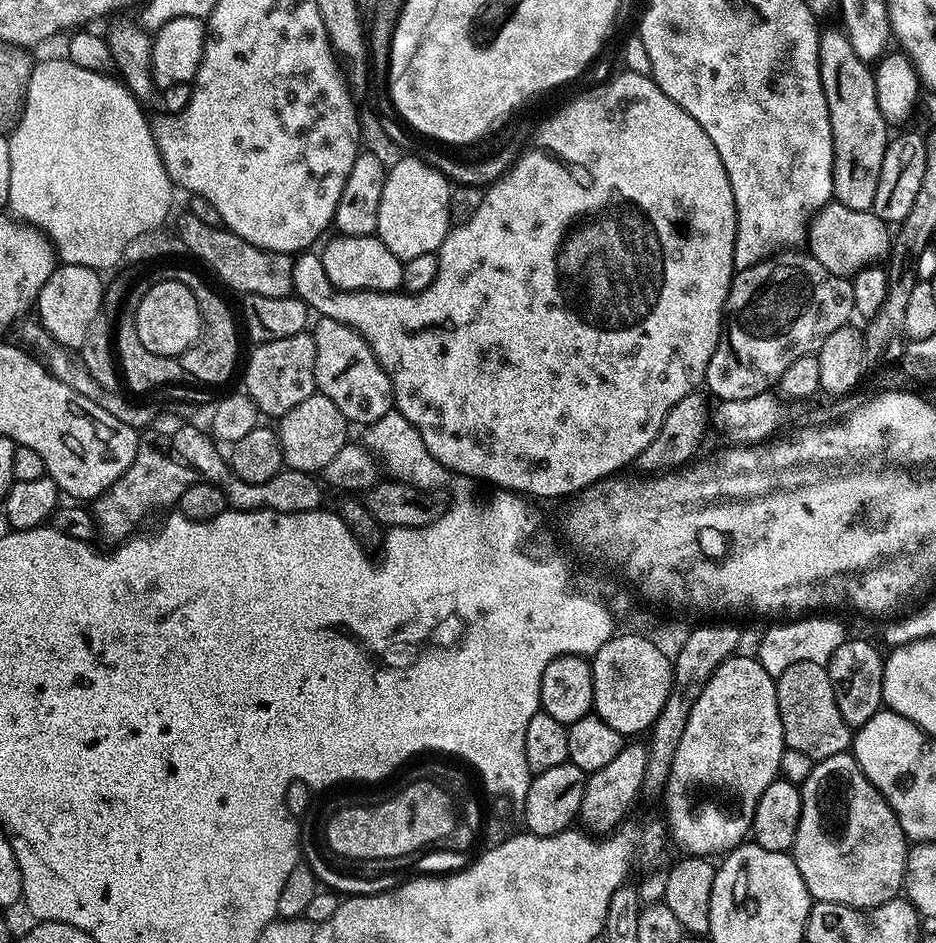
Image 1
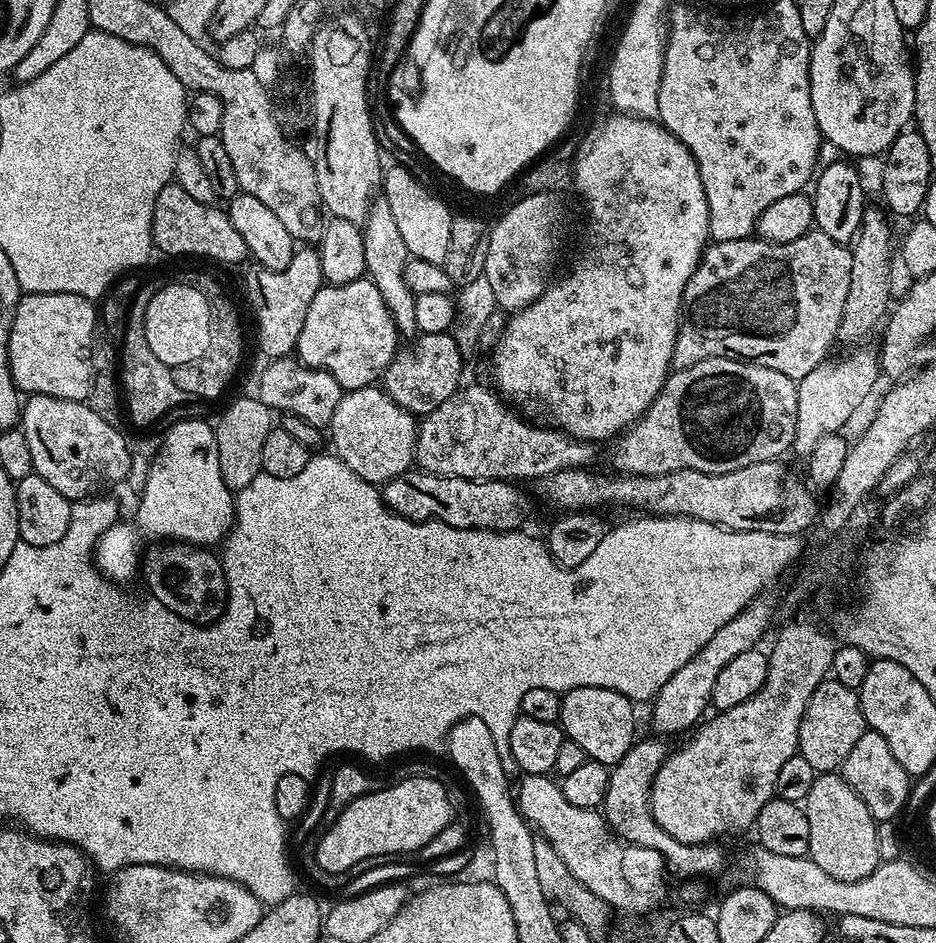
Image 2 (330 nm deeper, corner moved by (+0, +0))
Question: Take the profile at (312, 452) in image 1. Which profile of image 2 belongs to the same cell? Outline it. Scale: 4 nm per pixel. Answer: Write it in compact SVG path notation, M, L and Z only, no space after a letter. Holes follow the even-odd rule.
M380 386L345 391L330 425L335 455L346 462L358 478L377 486L387 484L413 467L417 431L417 417L397 406Z

